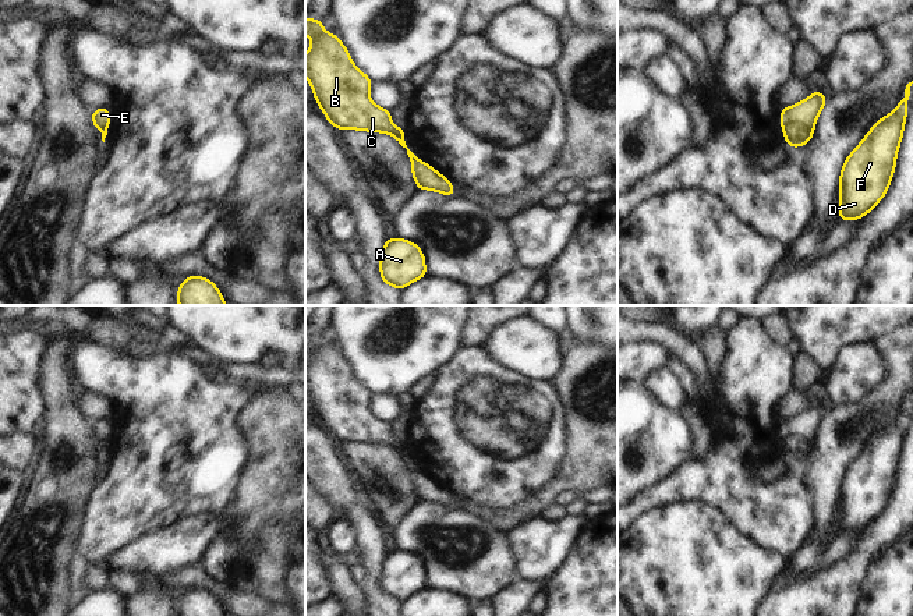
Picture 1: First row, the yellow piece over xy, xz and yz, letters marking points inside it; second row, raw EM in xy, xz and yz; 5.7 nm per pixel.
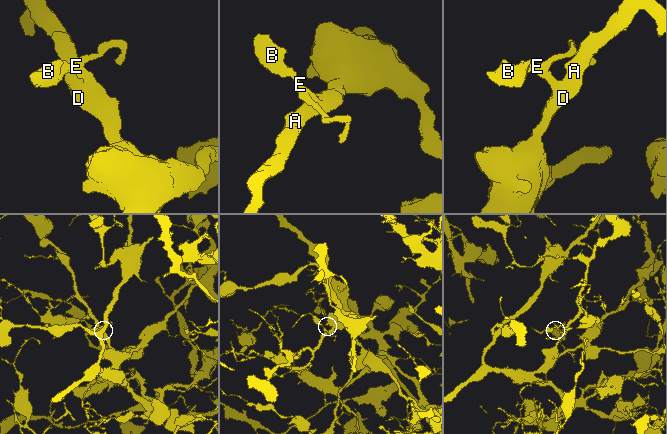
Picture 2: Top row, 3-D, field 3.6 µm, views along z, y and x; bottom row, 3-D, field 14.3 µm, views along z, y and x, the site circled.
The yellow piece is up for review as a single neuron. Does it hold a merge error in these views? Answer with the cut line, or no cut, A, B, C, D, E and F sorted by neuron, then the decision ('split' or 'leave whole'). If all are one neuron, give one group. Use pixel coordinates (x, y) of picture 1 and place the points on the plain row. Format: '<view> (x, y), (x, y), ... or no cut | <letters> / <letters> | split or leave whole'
yz (784, 439), (789, 435), (802, 435), (811, 442) | A D F / B C E | split

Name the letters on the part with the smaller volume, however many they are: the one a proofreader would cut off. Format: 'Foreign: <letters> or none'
Foreign: B, C, E.

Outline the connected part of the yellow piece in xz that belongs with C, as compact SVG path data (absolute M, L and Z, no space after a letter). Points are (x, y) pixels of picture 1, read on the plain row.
M305 330L305 347L312 351L305 367L305 389L326 432L342 443L386 445L407 461L411 474L417 472L406 457L406 442L392 435L390 422L371 413L369 389L354 378L339 348L323 343L322 337L319 332Z

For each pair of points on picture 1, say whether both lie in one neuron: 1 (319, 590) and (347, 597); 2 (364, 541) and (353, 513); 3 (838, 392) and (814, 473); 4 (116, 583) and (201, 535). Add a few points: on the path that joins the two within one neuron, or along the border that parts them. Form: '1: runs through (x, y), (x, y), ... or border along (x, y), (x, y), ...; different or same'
1: border along (319, 562), (325, 570), (331, 594); different
2: runs through (364, 534), (364, 526), (360, 520); same
3: border along (864, 395), (853, 403), (834, 406); different
4: border along (109, 572), (127, 572), (140, 577); different

